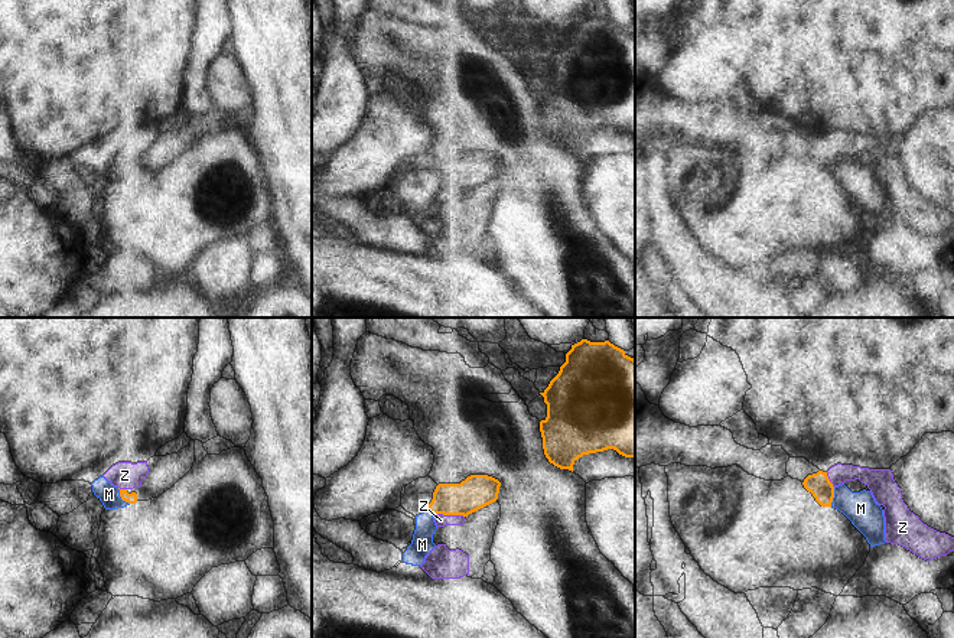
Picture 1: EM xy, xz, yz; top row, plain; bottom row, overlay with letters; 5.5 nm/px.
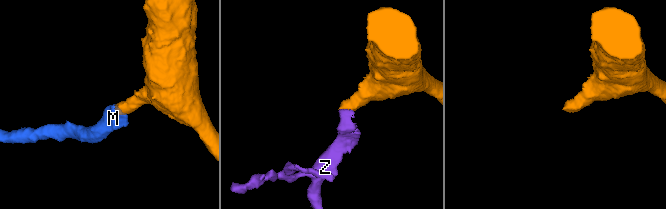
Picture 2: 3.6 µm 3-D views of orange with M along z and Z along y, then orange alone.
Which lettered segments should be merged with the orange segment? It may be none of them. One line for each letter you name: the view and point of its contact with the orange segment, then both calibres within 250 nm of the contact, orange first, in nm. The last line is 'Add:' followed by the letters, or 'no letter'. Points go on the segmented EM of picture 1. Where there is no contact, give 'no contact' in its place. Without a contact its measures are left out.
M: contact yz (833, 497); calibres 130 and 180 nm
Add: M

